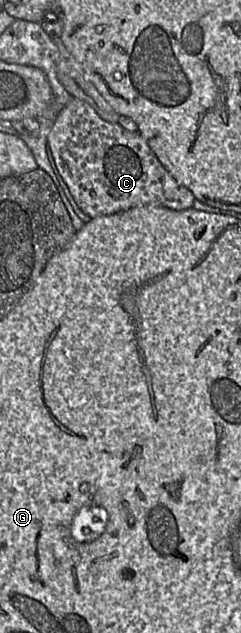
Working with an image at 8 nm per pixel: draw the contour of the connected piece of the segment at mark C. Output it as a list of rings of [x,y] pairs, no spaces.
[[[72,97],[59,112],[47,137],[47,144],[54,167],[75,204],[91,219],[145,205],[182,211],[191,208],[194,204],[193,193],[166,171],[138,132],[130,132],[118,123],[103,120],[89,104],[82,100]]]

